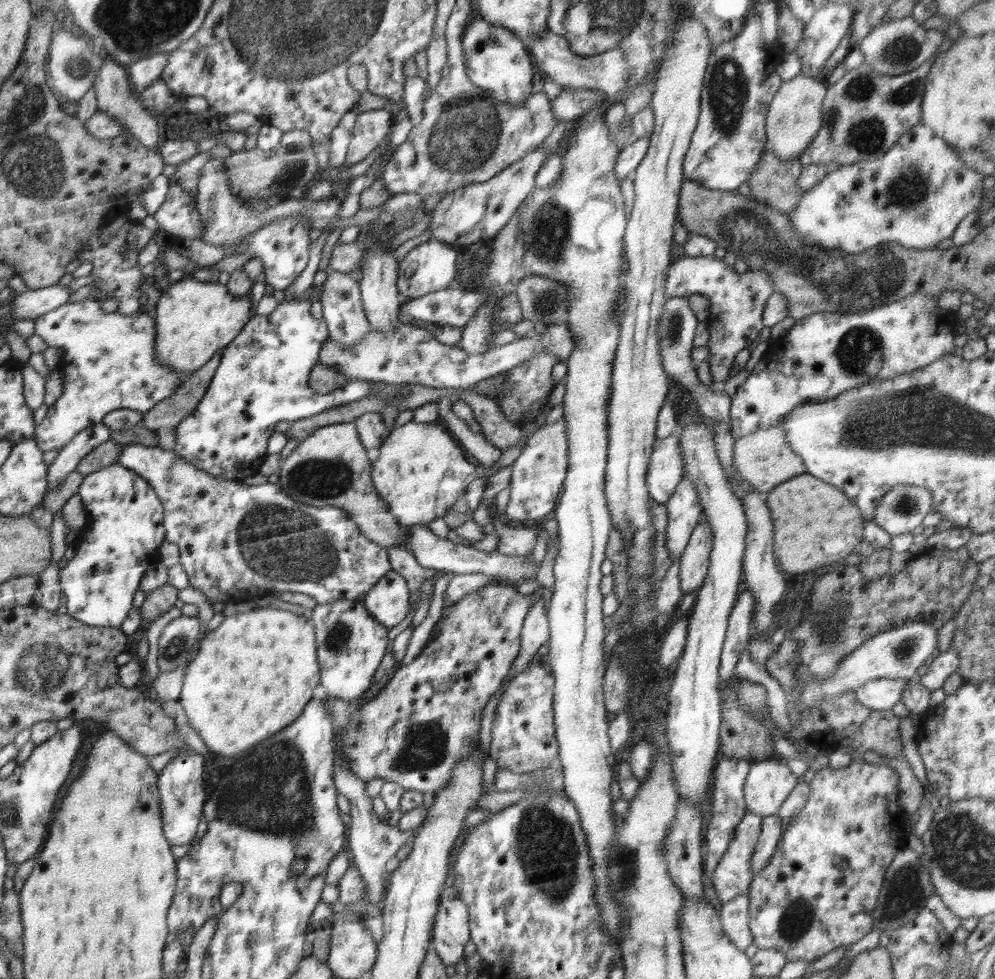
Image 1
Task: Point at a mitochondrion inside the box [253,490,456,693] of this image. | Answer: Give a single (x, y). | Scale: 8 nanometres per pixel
(339, 637)

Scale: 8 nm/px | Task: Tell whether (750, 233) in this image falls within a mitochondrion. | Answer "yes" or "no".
yes

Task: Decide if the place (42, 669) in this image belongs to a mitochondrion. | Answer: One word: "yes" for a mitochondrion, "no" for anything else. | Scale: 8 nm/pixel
yes

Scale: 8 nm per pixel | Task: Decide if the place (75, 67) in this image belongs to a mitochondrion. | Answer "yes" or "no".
yes

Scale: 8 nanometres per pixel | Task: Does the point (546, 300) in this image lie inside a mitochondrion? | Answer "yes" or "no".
yes

